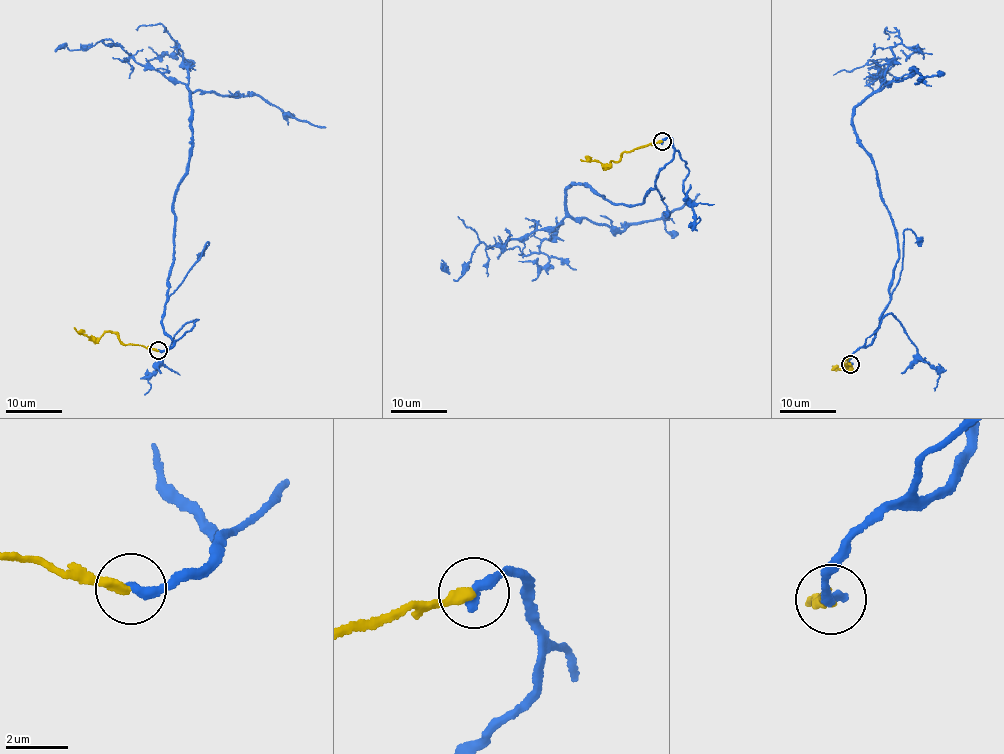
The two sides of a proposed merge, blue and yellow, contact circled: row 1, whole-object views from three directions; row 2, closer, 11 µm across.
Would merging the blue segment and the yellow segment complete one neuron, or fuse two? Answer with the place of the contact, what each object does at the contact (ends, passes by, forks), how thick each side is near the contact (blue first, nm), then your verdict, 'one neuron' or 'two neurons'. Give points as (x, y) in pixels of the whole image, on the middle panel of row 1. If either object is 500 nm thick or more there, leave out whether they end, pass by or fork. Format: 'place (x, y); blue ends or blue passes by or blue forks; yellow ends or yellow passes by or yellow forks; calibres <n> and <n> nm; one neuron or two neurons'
place (662, 141); blue ends; yellow ends; calibres 360 and 300 nm; two neurons

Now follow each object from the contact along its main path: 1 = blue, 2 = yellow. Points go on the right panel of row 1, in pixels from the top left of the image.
1: (849, 364), (875, 336), (898, 257), (853, 124), (884, 81), (869, 60), (891, 74), (871, 84)
2: (849, 364), (847, 363), (845, 367), (845, 361), (850, 357), (846, 359), (849, 369), (836, 370), (832, 366)

